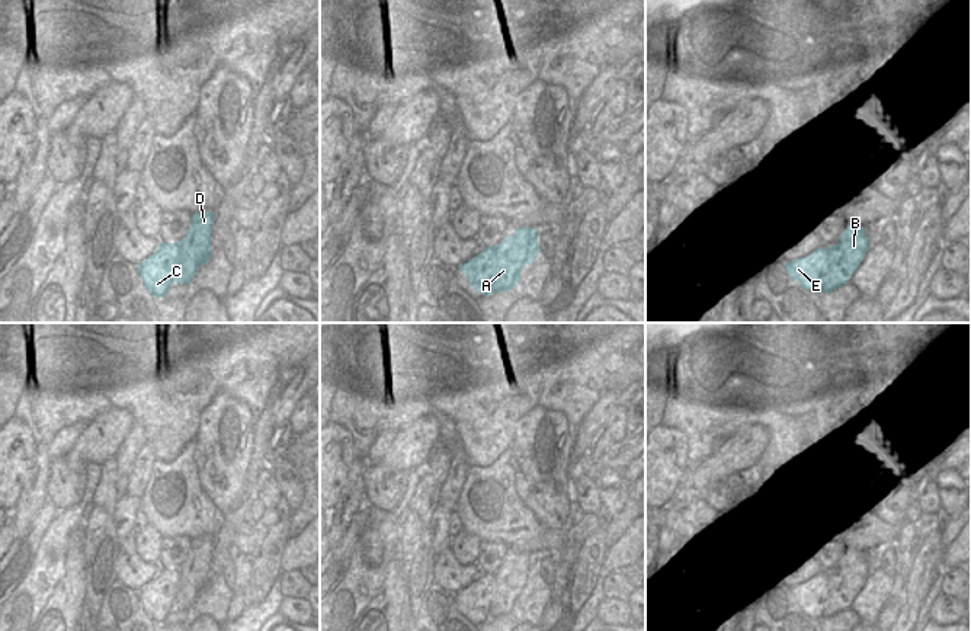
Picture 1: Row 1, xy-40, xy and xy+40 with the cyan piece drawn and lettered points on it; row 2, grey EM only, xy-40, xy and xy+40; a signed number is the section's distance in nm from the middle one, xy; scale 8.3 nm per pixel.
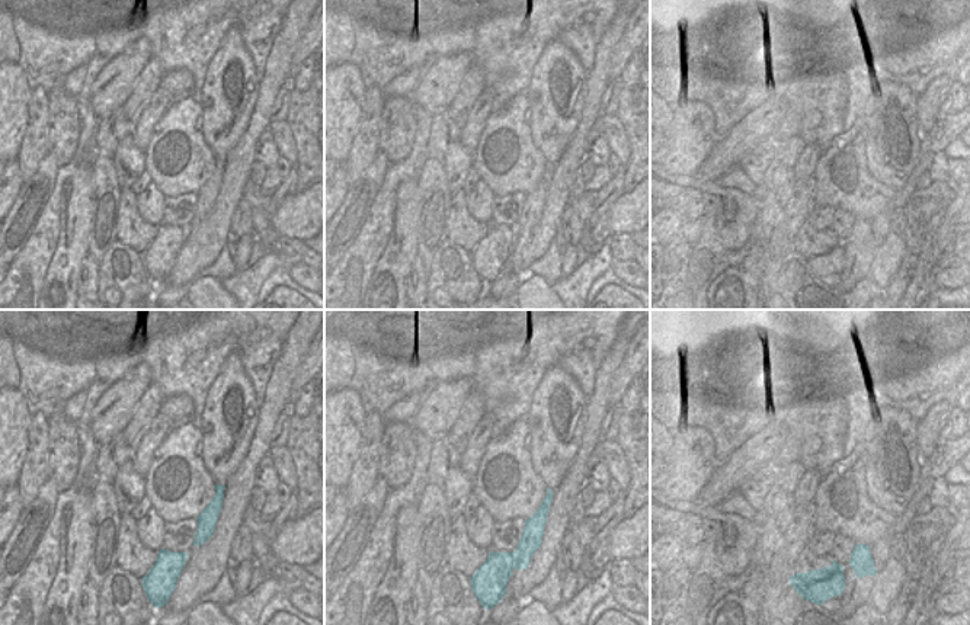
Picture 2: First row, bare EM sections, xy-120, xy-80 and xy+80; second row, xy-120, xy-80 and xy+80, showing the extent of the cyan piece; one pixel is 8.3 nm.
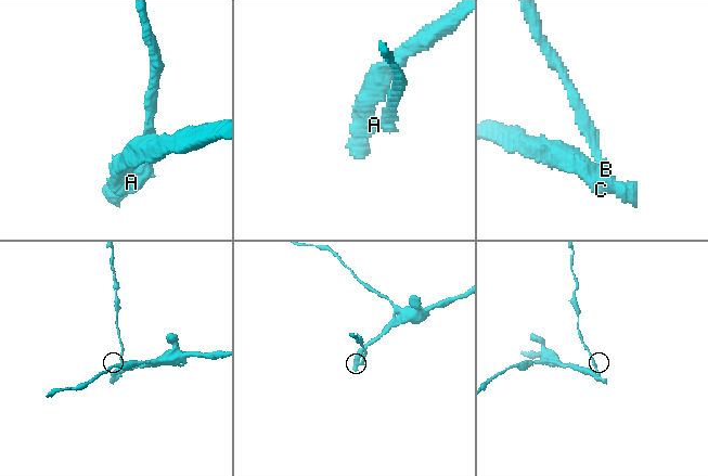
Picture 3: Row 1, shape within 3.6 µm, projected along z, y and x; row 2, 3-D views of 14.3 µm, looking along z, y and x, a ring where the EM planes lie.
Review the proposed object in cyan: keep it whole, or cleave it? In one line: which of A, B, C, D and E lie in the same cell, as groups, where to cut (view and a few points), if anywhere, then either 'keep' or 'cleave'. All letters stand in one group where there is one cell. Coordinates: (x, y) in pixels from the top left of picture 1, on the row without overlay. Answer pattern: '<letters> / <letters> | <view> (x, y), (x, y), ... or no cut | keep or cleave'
A C E / B D | xy-40 (188, 556), (189, 570), (182, 579), (199, 591) | cleave

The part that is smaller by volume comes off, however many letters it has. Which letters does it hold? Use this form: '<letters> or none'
B, D

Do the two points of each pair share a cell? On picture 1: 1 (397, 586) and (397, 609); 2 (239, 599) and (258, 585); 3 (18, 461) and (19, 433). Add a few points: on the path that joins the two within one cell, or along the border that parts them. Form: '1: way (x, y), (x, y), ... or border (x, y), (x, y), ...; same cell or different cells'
1: way (397, 592), (397, 604); same cell
2: border (242, 591), (246, 605); different cells
3: way (18, 454), (23, 441); same cell

